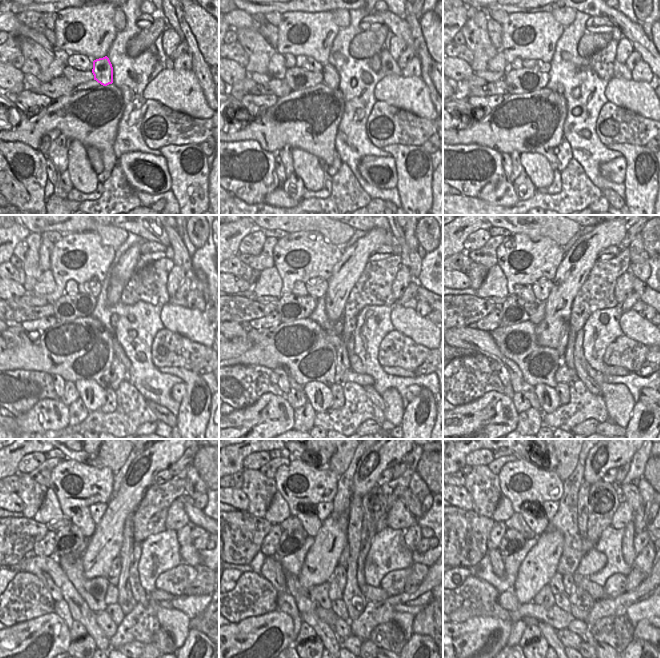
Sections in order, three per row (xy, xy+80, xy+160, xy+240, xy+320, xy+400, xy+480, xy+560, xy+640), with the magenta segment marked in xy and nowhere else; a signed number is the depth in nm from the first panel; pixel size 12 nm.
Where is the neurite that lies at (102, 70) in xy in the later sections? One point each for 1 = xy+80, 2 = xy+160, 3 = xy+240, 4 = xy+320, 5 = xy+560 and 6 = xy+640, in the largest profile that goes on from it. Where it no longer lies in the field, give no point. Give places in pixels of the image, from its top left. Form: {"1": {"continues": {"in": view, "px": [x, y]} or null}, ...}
{"1": {"continues": {"in": "xy+80", "px": [331, 78]}}, "2": {"continues": {"in": "xy+160", "px": [560, 89]}}, "3": {"continues": {"in": "xy+240", "px": [114, 319]}}, "4": {"continues": {"in": "xy+320", "px": [338, 326]}}, "5": {"continues": {"in": "xy+560", "px": [339, 575]}}, "6": {"continues": {"in": "xy+640", "px": [569, 585]}}}

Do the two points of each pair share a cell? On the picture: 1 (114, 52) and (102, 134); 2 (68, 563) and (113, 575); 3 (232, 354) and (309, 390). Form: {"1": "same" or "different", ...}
{"1": "different", "2": "different", "3": "different"}

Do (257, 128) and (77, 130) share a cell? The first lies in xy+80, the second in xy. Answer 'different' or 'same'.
same

